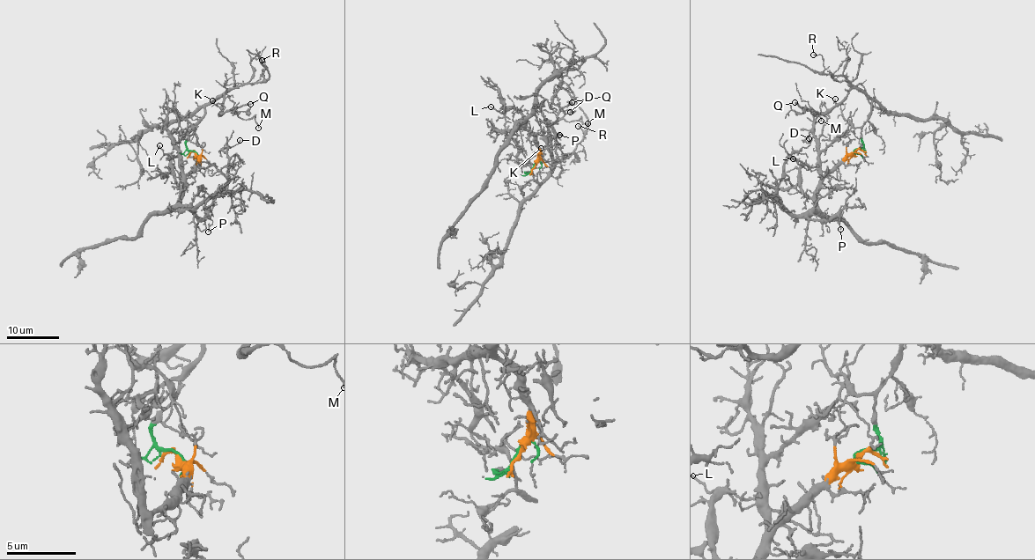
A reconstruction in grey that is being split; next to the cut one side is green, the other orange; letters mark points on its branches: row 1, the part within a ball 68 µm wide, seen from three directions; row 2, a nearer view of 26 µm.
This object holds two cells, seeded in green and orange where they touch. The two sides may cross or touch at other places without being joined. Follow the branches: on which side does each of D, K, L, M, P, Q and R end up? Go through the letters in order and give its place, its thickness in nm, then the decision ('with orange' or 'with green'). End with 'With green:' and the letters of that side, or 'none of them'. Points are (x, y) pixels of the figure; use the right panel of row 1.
D: place (809, 138); calibre 120 nm; with orange
K: place (835, 99); calibre 100 nm; with green
L: place (793, 158); calibre 130 nm; with orange
M: place (821, 121); calibre 100 nm; with green
P: place (840, 229); calibre 120 nm; with orange
Q: place (794, 102); calibre 240 nm; with green
R: place (813, 55); calibre 100 nm; with green
With green: K, M, Q, R

